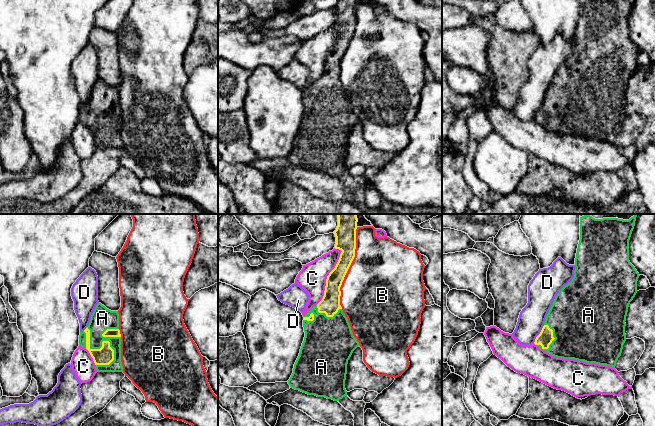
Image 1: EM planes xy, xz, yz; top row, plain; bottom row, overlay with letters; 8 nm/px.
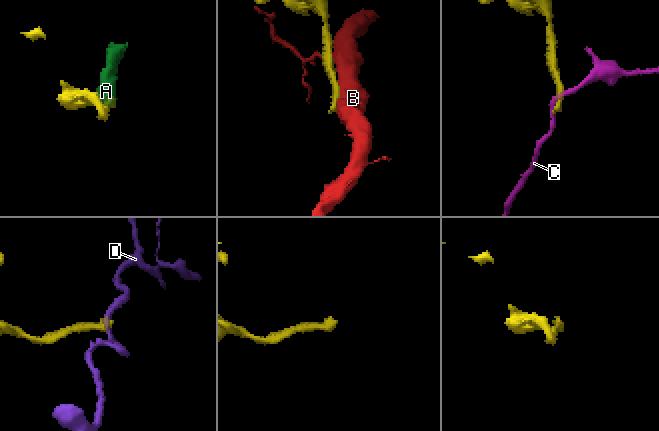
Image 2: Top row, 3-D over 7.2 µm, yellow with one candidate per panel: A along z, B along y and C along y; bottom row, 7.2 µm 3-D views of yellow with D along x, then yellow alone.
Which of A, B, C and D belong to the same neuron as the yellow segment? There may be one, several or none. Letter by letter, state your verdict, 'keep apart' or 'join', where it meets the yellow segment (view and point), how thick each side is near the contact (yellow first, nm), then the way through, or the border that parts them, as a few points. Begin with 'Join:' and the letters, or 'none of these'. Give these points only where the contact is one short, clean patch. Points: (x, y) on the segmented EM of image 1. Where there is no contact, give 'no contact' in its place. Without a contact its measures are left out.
Join: A
A: join | xy (102, 344) | 140/180 nm
B: keep apart | xz (348, 268) | 160/500 nm
C: keep apart | xz (327, 276) | 160/220 nm
D: keep apart | yz (539, 334) | 120/220 nm | along yz (544, 325), (533, 343)

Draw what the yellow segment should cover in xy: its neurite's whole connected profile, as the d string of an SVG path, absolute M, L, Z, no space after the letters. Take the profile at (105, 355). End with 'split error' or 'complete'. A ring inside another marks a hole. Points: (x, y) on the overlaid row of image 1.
M98 303L91 315L88 327L83 332L80 332L79 346L89 351L97 372L123 372L120 345L121 334L118 311L111 311Z; split error

